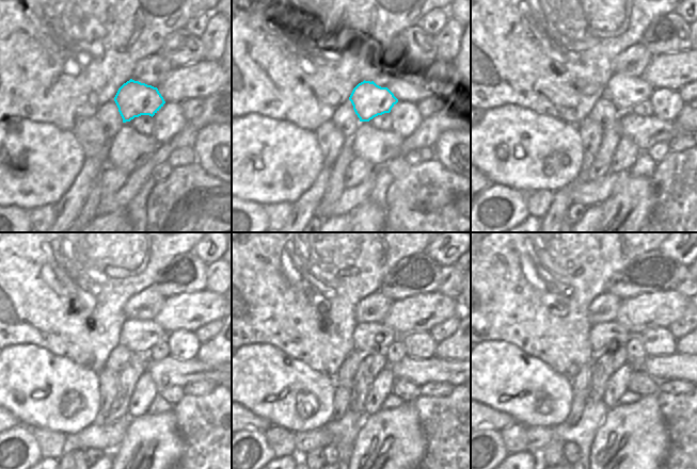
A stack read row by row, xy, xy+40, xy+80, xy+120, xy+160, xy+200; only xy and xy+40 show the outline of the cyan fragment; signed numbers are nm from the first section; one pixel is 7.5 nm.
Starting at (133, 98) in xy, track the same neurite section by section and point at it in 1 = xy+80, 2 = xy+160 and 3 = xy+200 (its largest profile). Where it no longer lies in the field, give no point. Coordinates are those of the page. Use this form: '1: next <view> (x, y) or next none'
1: next xy+80 (623, 92)
2: next xy+160 (368, 337)
3: next xy+200 (600, 335)

